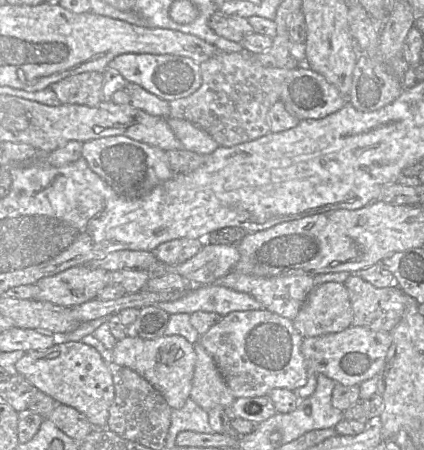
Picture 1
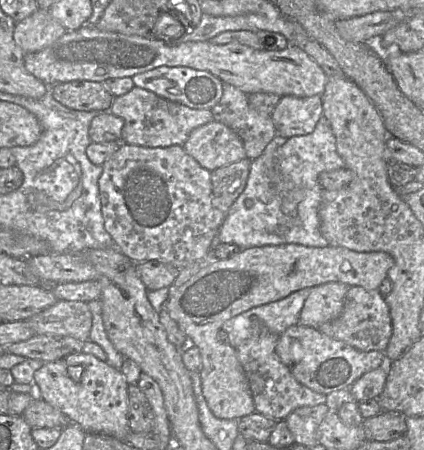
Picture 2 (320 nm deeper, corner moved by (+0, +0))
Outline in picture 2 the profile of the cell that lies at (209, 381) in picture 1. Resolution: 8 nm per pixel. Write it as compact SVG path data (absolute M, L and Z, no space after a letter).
M299 244L251 247L230 258L207 262L168 297L164 307L200 351L202 392L213 415L219 419L240 419L256 411L236 349L218 338L225 321L300 289L329 282L379 290L394 263L393 257L382 251L356 252L331 245L320 248Z

